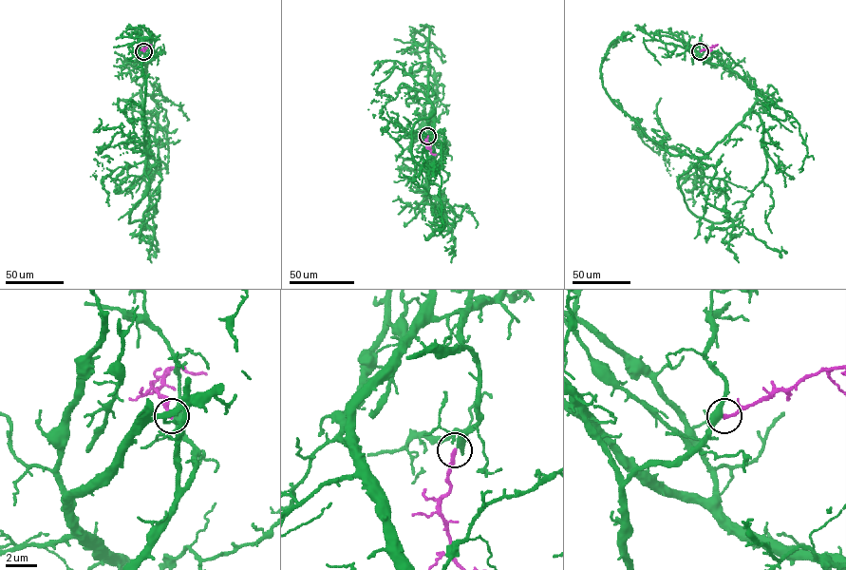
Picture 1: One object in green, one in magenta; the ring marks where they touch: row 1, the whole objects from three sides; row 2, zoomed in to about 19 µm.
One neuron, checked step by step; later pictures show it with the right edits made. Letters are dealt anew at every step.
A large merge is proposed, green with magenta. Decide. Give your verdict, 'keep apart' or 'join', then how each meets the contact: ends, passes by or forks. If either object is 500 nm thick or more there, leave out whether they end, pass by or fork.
join | green passes by | magenta ends

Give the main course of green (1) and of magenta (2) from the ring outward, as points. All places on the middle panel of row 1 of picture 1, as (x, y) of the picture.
1: (428, 136), (425, 199), (429, 27), (419, 32), (424, 50), (396, 51)
2: (427, 136), (429, 150), (436, 154)

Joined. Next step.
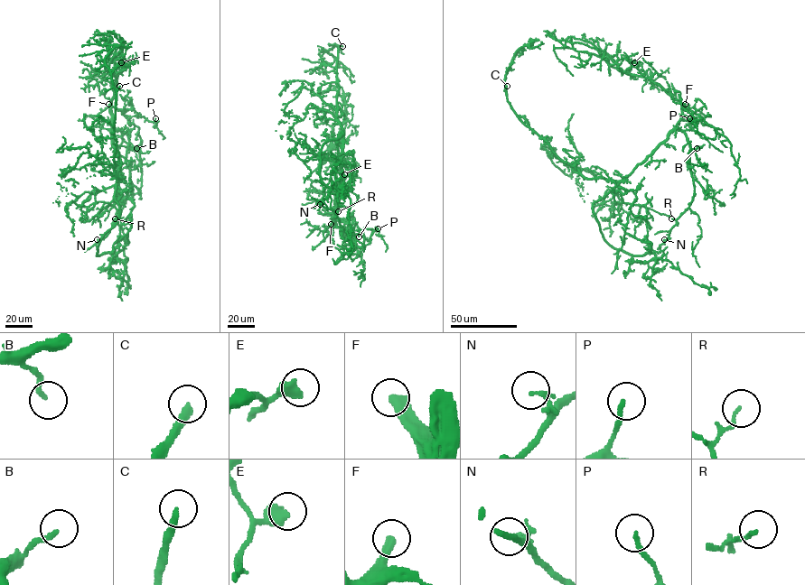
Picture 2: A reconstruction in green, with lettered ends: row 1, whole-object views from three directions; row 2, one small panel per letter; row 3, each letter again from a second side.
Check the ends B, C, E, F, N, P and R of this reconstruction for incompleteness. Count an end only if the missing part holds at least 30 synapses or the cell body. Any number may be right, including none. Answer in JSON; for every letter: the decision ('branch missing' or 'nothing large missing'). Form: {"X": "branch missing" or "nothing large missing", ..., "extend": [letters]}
{"B": "branch missing", "C": "branch missing", "E": "nothing large missing", "F": "branch missing", "N": "nothing large missing", "P": "nothing large missing", "R": "nothing large missing", "extend": ["B", "C", "F"]}

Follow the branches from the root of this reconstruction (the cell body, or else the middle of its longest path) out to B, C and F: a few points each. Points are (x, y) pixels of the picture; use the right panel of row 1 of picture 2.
B: (636, 167), (675, 130), (681, 130), (689, 147), (697, 148)
C: (636, 167), (619, 181), (584, 177), (563, 161), (548, 143), (518, 116), (507, 100), (507, 86)
F: (636, 167), (676, 128), (682, 117), (685, 104)

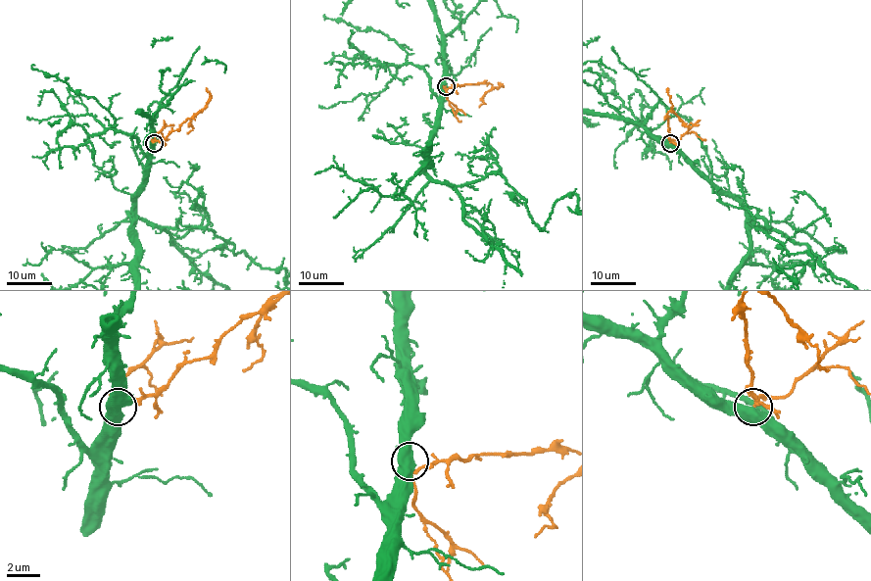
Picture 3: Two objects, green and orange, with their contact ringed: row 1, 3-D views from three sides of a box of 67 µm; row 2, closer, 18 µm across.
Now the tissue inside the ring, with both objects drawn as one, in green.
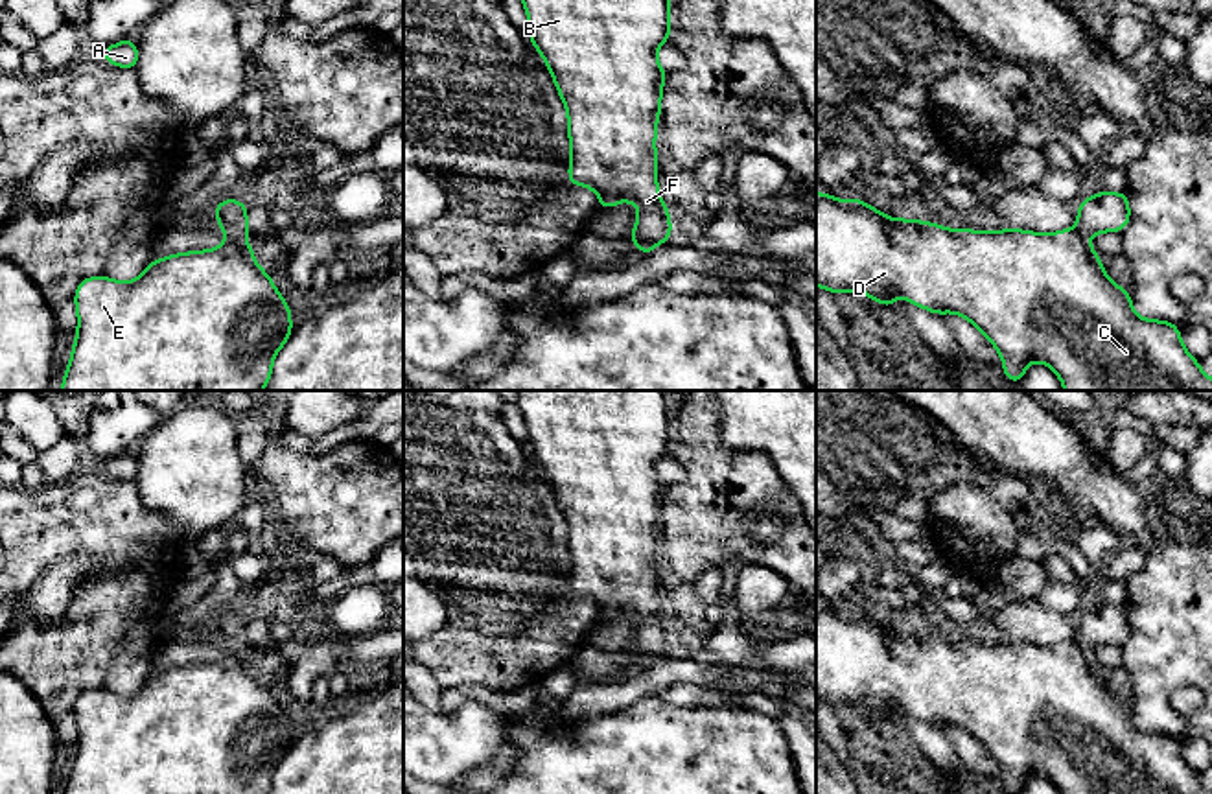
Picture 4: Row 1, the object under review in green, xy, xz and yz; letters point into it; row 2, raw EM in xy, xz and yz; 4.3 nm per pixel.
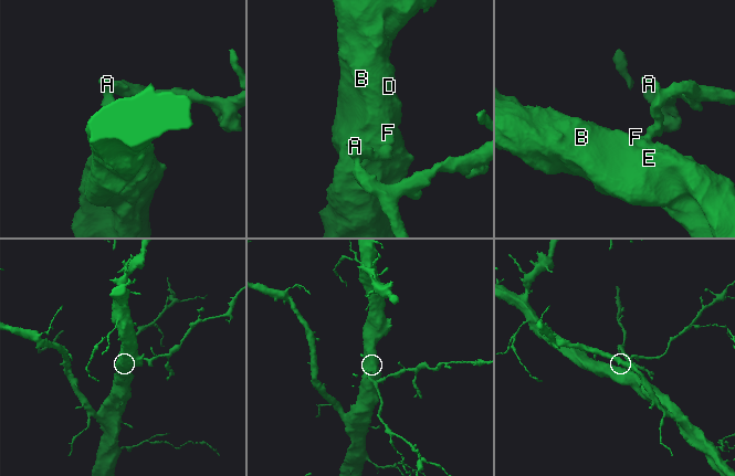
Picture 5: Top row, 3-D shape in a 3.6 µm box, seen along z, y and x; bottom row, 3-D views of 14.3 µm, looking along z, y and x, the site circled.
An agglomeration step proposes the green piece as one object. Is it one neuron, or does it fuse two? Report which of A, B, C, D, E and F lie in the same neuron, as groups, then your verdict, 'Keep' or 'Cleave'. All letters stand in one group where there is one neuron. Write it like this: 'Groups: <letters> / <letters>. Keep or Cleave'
Groups: A B C D E F. Keep

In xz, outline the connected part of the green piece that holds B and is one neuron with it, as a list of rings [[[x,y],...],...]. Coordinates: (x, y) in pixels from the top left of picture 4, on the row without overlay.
[[[519,391],[516,403],[527,422],[529,451],[542,466],[567,521],[567,595],[591,601],[600,612],[599,625],[632,613],[639,628],[628,654],[641,661],[639,669],[648,669],[672,648],[669,621],[658,604],[656,569],[658,529],[667,490],[656,464],[670,451],[672,402],[661,391]]]

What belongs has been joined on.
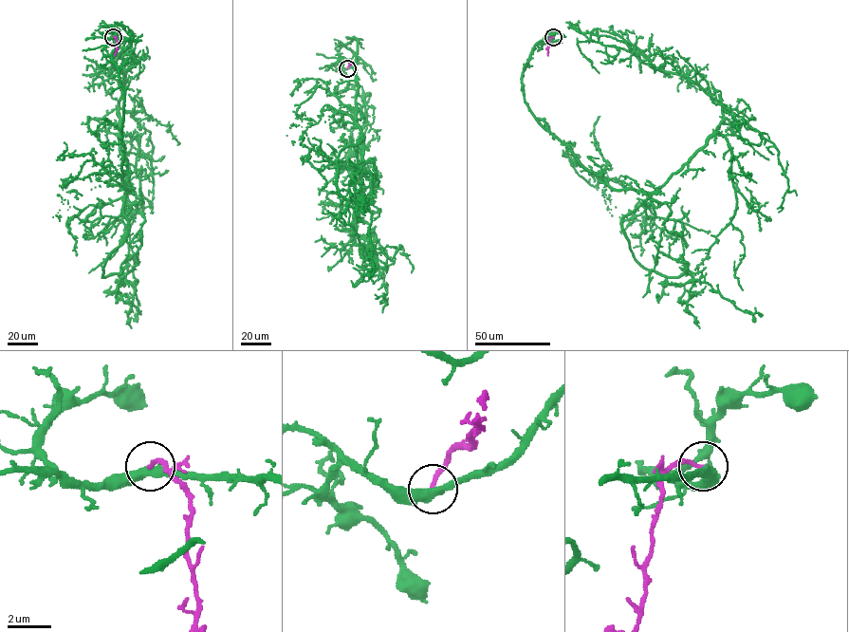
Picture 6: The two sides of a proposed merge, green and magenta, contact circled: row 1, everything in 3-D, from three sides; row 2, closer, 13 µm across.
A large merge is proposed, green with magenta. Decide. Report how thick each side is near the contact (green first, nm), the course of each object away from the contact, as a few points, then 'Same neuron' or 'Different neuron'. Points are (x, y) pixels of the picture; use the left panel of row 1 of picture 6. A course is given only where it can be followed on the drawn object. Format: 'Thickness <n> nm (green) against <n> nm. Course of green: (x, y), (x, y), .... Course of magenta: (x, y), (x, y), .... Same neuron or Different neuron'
Thickness 400 nm (green) against 190 nm. Course of green: (113, 37), (123, 39), (111, 58), (126, 193), (124, 77), (112, 64), (131, 41), (138, 73). Course of magenta: (113, 37), (116, 55). Different neuron

